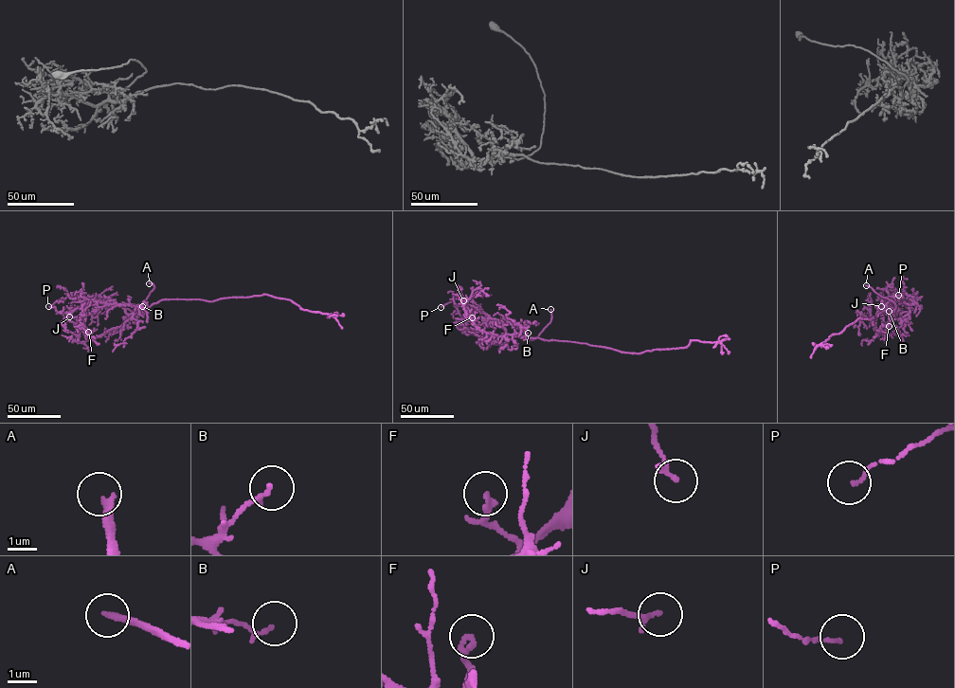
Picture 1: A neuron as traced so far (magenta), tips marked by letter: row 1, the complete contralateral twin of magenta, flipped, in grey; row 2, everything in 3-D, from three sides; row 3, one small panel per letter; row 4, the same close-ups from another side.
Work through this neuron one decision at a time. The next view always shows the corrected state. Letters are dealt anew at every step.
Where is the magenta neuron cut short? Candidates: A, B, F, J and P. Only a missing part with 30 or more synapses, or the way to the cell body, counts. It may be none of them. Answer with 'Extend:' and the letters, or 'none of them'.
Extend: A

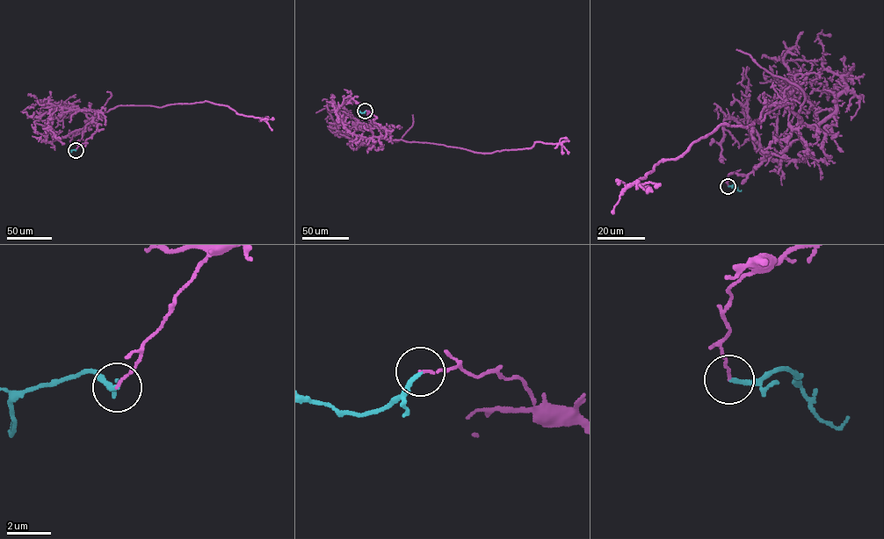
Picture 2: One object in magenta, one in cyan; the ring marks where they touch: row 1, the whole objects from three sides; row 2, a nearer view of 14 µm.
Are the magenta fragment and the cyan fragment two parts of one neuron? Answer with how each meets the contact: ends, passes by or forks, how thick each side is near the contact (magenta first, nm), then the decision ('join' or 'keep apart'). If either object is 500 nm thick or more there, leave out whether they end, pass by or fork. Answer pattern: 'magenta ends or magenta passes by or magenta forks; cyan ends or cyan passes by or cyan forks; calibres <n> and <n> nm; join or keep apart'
magenta ends; cyan ends; calibres 110 and 200 nm; keep apart

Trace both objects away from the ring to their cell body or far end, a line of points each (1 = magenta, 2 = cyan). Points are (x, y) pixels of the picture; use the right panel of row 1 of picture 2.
1: (728, 186), (800, 123), (791, 104), (757, 124), (721, 125), (664, 159), (612, 213)
2: (728, 186), (735, 185), (741, 190)

